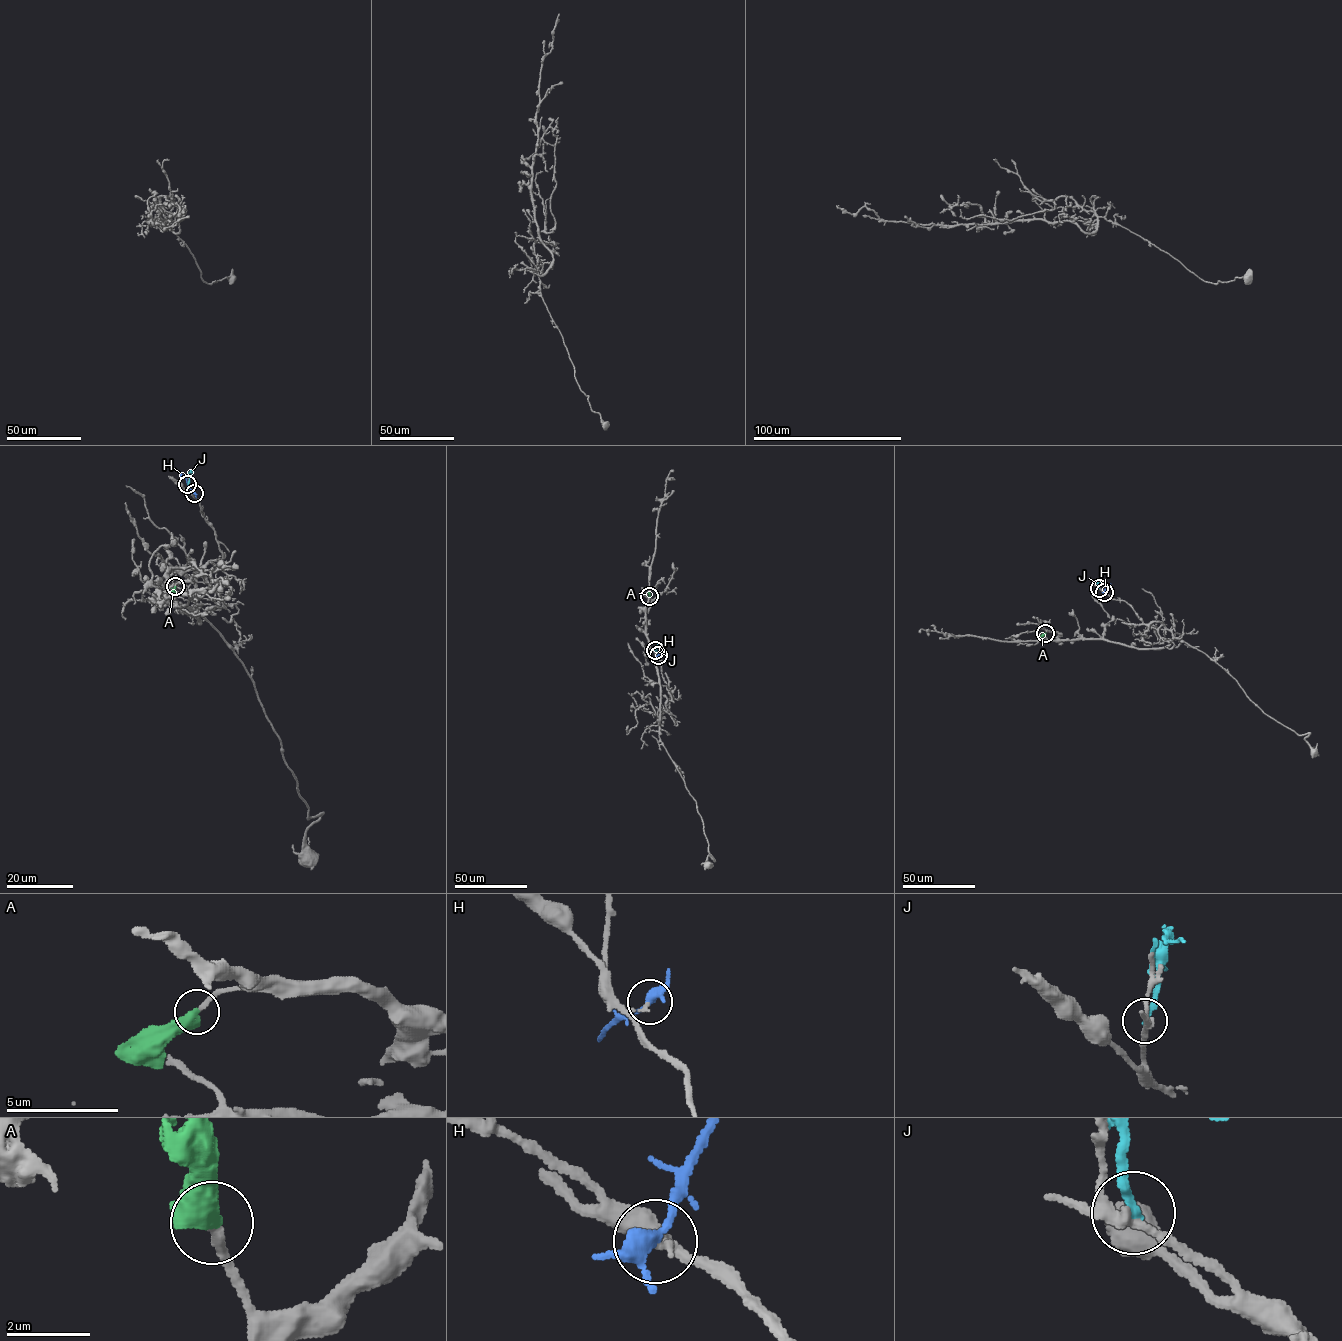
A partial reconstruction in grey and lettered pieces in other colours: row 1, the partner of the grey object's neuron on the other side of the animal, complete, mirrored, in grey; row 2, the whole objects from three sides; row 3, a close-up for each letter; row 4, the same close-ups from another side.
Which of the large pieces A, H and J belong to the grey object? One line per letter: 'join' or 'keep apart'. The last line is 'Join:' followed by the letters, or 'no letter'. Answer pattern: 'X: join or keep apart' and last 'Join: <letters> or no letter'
A: join
H: keep apart
J: keep apart
Join: A

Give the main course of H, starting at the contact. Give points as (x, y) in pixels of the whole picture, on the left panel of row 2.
H: (193, 493), (181, 475)

